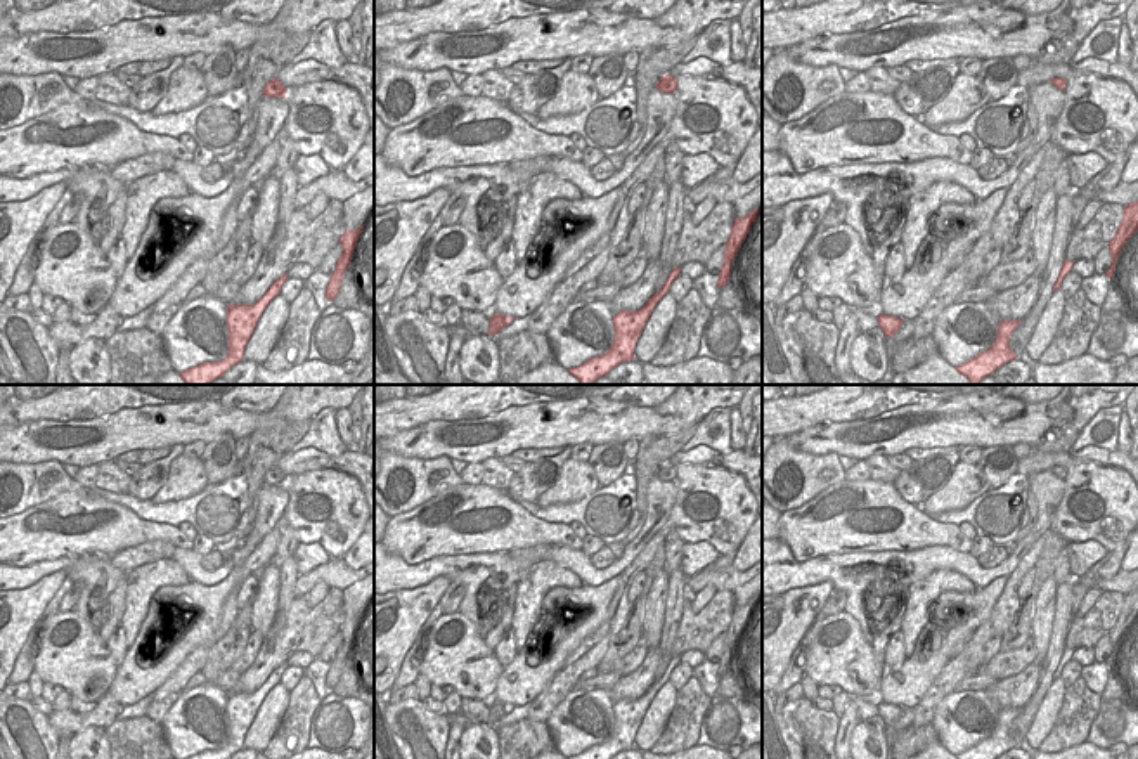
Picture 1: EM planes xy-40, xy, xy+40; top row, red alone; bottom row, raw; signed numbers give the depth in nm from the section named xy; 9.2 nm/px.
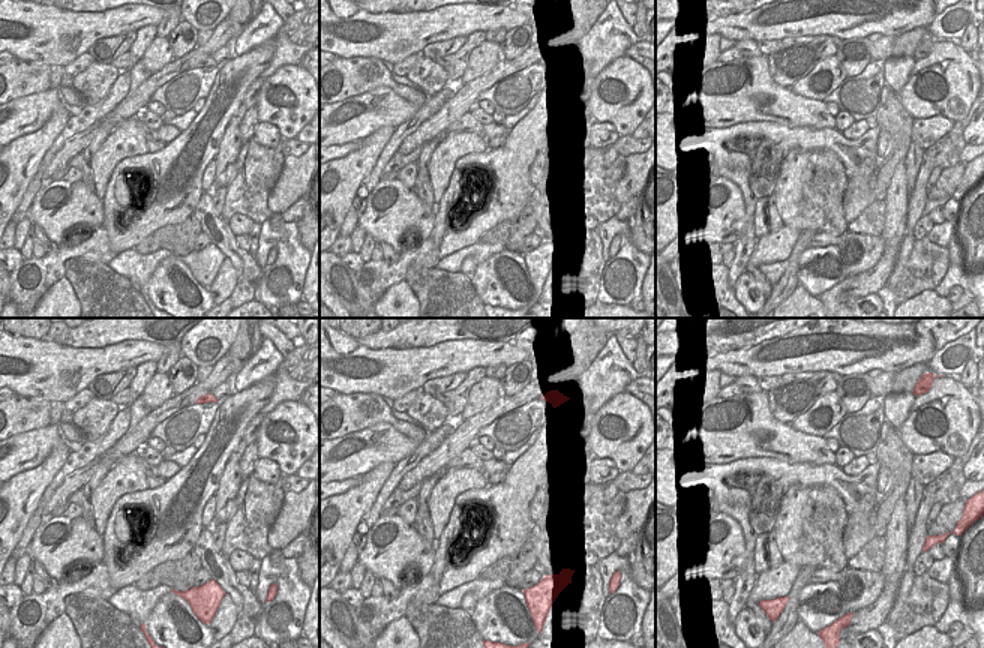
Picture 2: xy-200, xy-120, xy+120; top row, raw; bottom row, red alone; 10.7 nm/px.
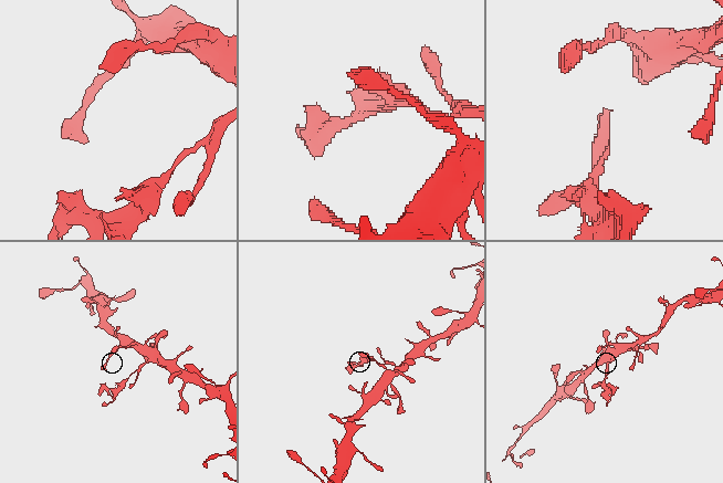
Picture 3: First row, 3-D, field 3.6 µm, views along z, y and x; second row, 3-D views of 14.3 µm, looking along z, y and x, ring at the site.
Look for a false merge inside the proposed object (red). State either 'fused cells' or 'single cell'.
fused cells

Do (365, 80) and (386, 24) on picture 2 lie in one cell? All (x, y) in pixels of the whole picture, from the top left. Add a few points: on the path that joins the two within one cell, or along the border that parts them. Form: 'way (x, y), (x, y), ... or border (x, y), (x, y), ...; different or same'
border (338, 56), (378, 57), (392, 65); different

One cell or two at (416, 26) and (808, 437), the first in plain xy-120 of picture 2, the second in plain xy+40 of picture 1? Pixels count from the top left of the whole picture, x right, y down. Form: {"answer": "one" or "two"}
{"answer": "one"}

